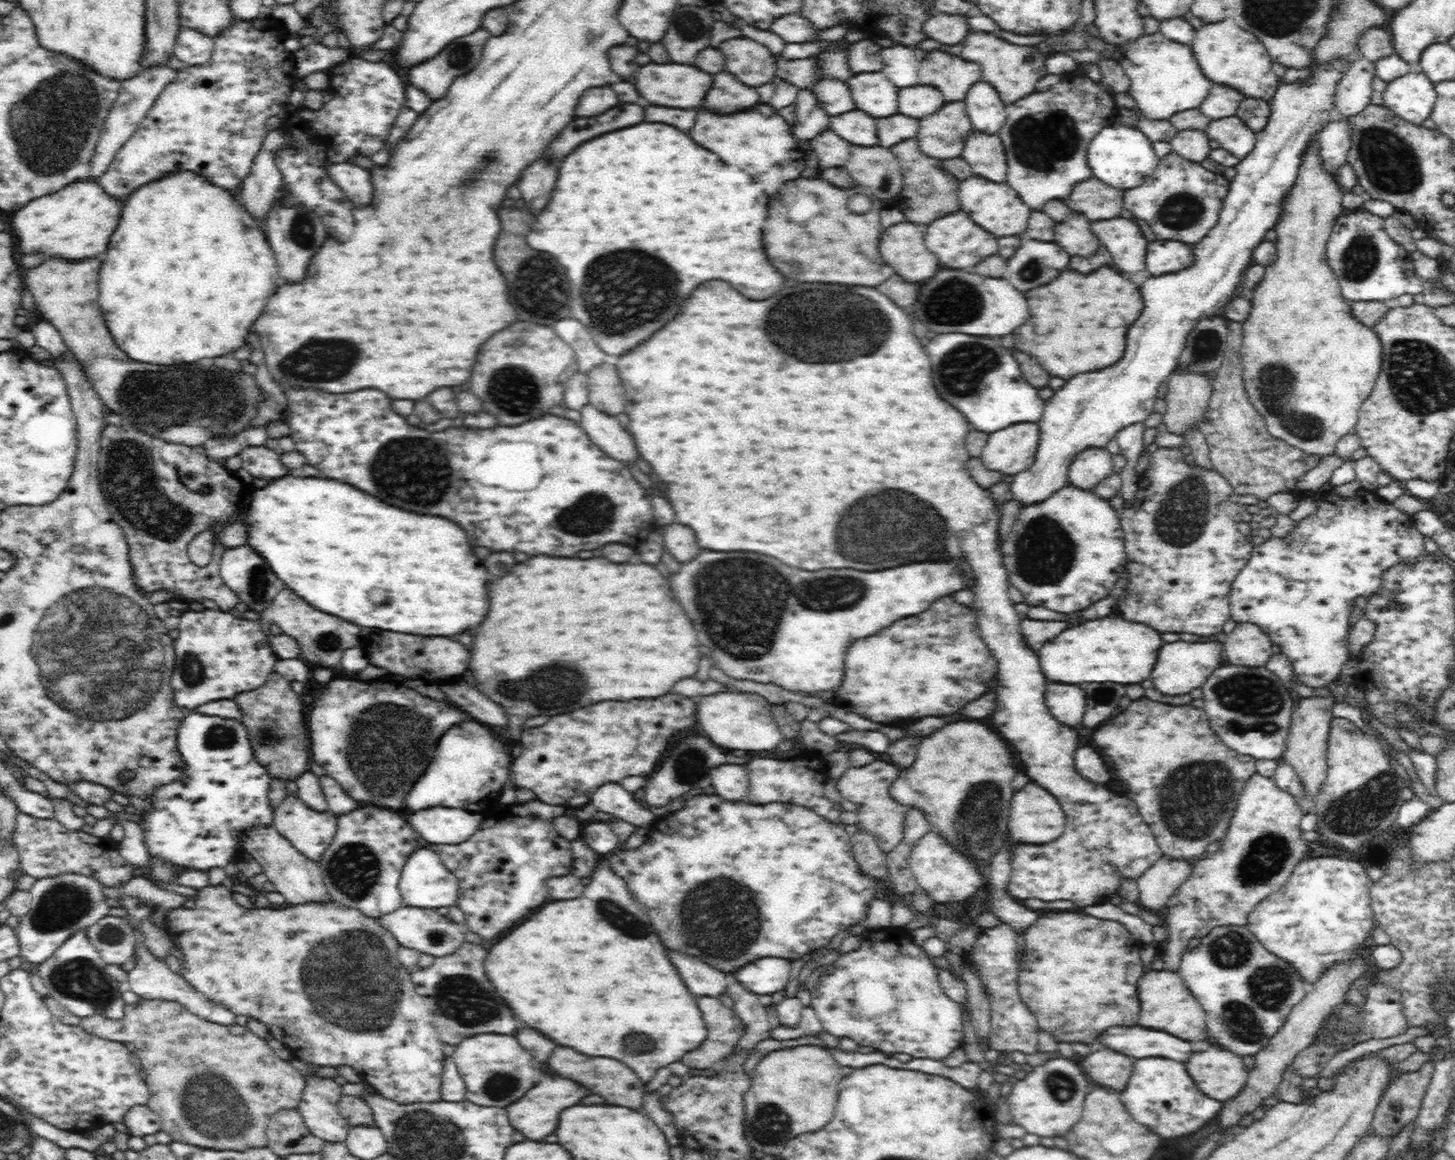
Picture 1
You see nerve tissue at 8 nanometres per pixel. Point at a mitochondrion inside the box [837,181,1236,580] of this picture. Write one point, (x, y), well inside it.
(1178, 516)

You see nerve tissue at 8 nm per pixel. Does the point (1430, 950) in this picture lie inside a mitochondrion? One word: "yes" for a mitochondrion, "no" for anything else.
yes

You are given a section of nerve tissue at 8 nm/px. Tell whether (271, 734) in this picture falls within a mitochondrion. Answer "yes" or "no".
yes

